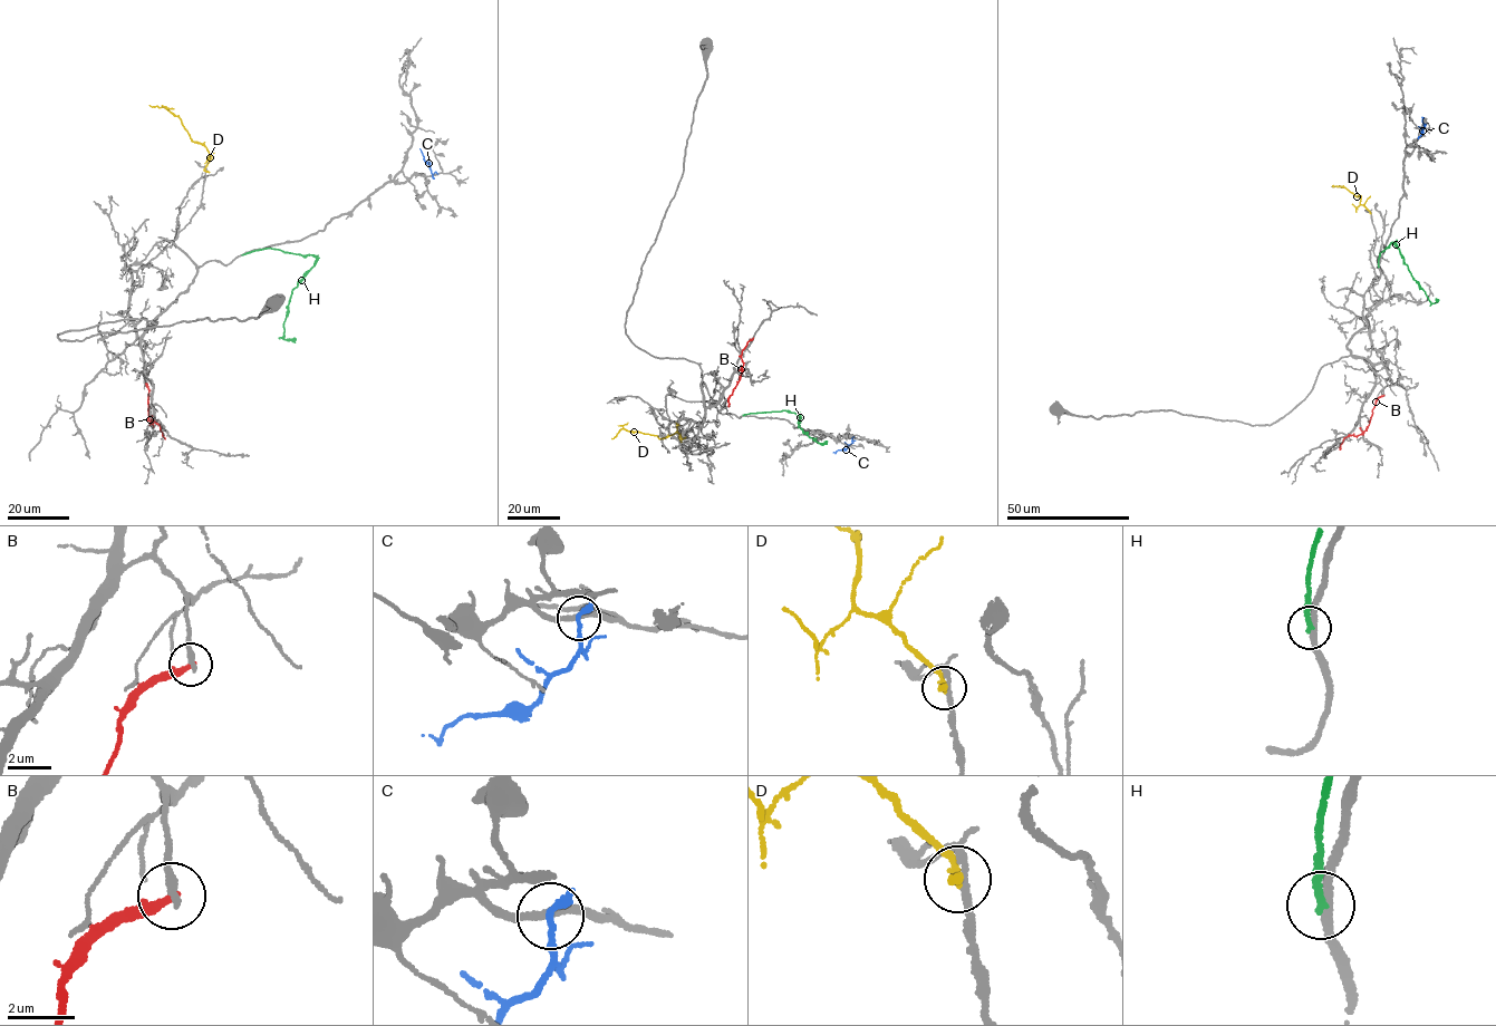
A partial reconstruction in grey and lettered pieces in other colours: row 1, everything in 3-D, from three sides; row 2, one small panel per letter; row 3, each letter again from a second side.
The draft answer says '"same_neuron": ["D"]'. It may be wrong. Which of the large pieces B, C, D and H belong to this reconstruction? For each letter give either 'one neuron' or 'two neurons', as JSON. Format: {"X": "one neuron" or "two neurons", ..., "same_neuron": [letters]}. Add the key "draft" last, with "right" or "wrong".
{"B": "two neurons", "C": "two neurons", "D": "two neurons", "H": "two neurons", "same_neuron": [], "draft": "wrong"}

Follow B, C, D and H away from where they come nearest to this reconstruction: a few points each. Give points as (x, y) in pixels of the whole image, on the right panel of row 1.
B: (1383, 395), (1376, 402), (1368, 428), (1357, 436), (1347, 436), (1340, 449)
C: (1419, 136), (1425, 126), (1421, 116)
D: (1370, 213), (1360, 203), (1360, 196), (1341, 186)
H: (1378, 267), (1380, 253), (1393, 242), (1428, 299), (1435, 302), (1436, 298)

